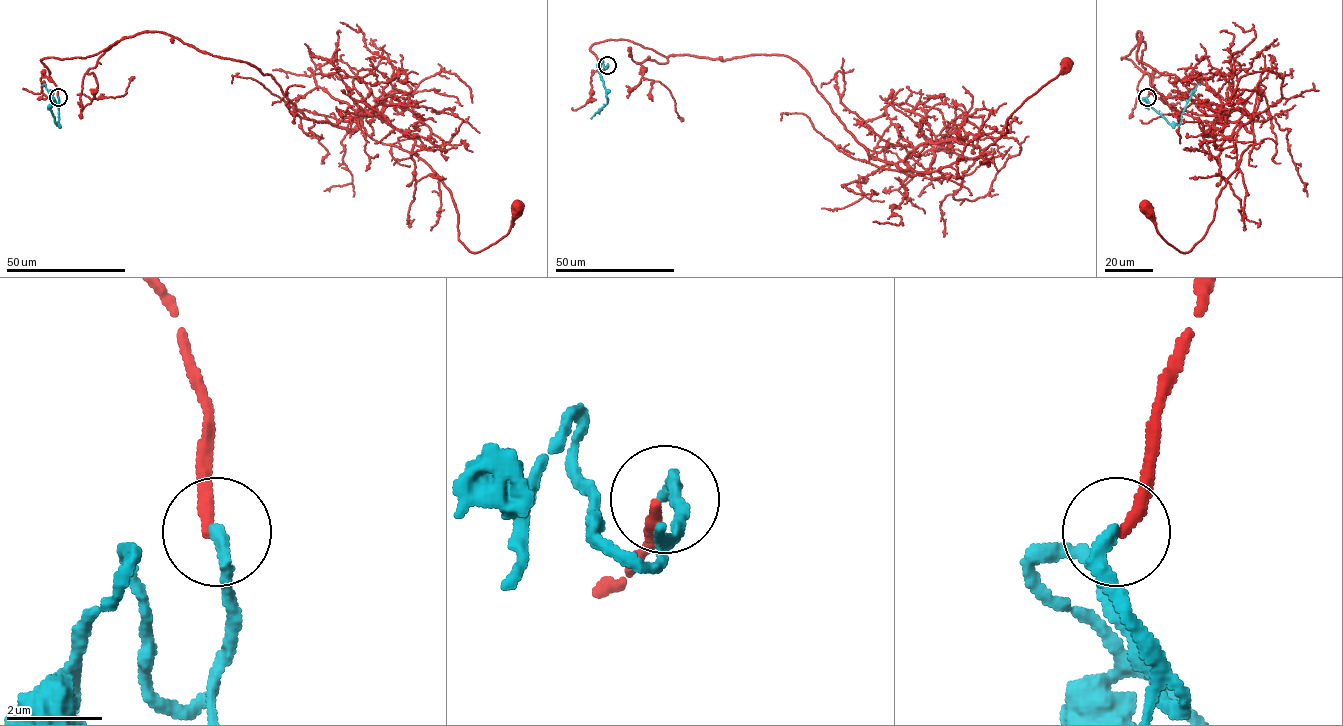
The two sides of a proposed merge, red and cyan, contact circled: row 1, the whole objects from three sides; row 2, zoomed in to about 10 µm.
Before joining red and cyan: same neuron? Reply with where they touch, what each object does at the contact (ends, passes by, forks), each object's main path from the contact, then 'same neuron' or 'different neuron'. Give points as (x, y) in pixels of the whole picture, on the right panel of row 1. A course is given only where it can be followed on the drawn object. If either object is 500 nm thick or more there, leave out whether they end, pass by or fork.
place (1147, 97); red ends; cyan ends; course red (1147, 97), (1151, 75), (1121, 59), (1138, 32), (1138, 60), (1255, 142), (1189, 251), (1144, 205); course cyan (1147, 97), (1150, 105), (1143, 99), (1169, 123), (1179, 124), (1184, 107), (1197, 84), (1200, 84); different neuron

